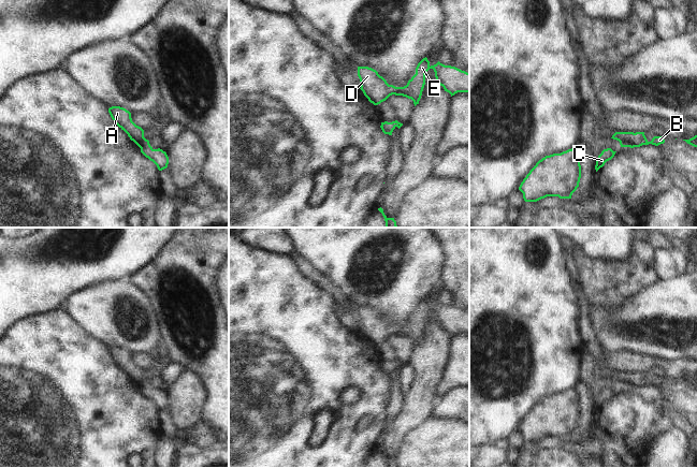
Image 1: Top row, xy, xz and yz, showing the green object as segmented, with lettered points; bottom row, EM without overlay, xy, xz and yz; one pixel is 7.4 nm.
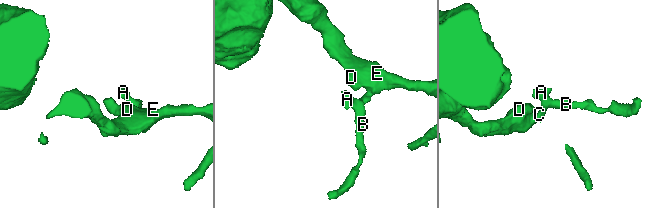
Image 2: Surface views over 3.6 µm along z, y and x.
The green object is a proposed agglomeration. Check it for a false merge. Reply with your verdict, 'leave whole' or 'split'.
leave whole

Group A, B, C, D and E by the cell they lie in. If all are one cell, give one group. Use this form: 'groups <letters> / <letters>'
groups A B C D E

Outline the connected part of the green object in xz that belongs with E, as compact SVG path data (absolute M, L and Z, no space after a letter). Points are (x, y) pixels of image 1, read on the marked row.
M423 58L416 68L416 74L404 87L389 85L378 72L368 67L358 67L358 76L361 82L361 90L374 105L386 101L390 96L403 96L419 104L425 85L425 74L433 69L437 83L445 91L454 96L458 92L469 92L469 73L455 67L445 65L439 61L431 65L427 58Z

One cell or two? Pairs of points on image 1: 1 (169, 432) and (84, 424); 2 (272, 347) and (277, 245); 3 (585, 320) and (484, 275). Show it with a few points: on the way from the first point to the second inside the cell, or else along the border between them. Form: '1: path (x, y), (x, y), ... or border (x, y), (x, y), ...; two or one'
1: border (158, 411), (159, 426), (162, 435); two
2: border (252, 245), (273, 252), (286, 252), (289, 256); two
3: border (575, 293), (580, 307), (579, 331), (583, 342); two

